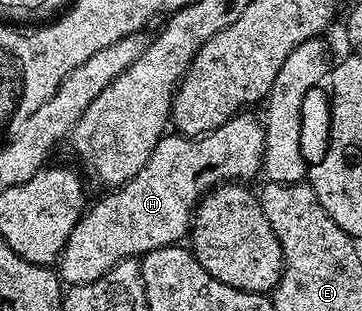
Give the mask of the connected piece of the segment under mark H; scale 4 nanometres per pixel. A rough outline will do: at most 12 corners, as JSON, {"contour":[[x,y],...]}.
{"contour":[[265,125],[160,137],[145,167],[80,217],[68,286],[188,236],[218,183],[260,176]]}

